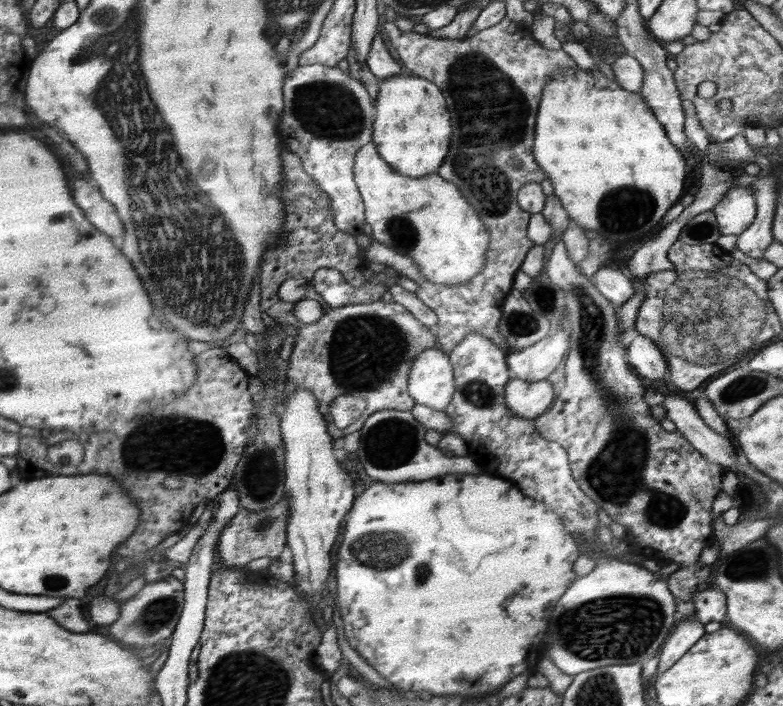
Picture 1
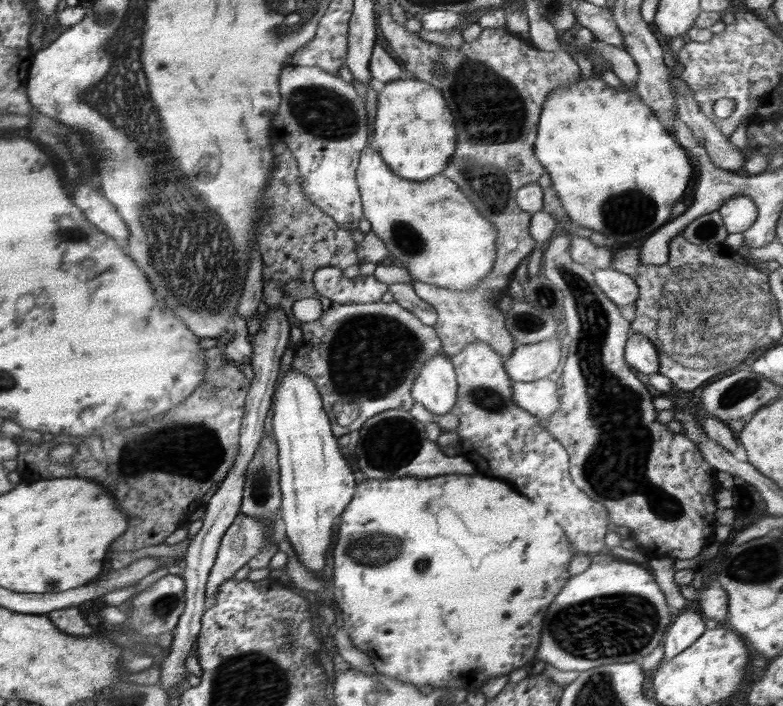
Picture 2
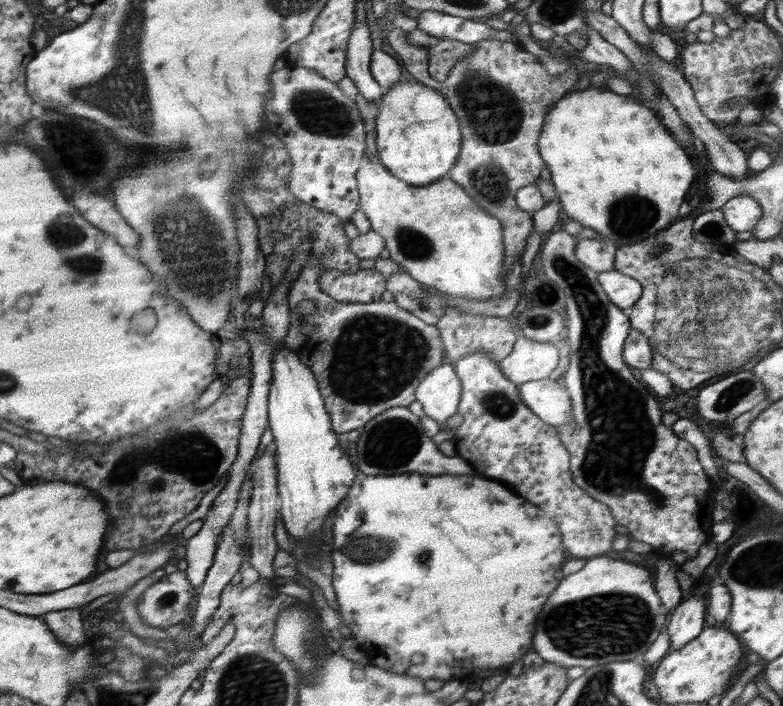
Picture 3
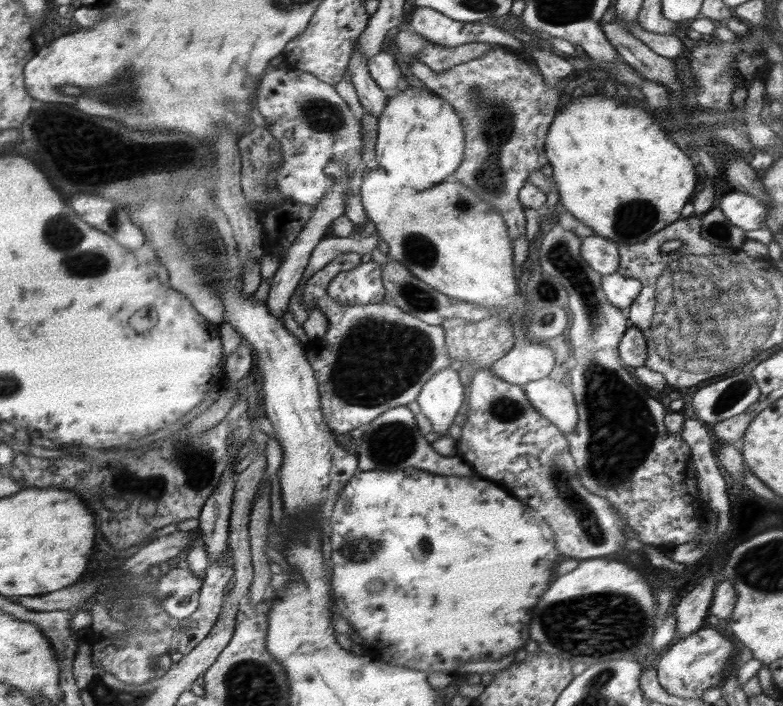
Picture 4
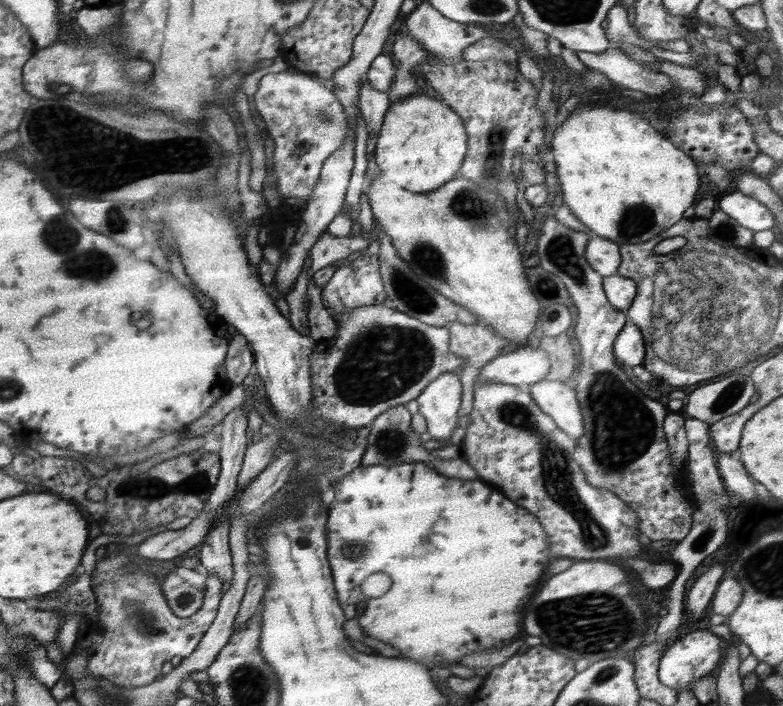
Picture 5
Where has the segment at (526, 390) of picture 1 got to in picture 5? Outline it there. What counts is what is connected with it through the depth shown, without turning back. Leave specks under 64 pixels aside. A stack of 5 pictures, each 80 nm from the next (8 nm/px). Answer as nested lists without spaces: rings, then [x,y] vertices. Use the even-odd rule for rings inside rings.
[[[544,378],[526,388],[532,395],[534,402],[540,407],[540,410],[554,419],[558,428],[564,430],[566,434],[570,434],[570,437],[574,438],[574,440],[583,435],[584,418],[582,417],[581,406],[576,391],[569,387],[566,382]]]

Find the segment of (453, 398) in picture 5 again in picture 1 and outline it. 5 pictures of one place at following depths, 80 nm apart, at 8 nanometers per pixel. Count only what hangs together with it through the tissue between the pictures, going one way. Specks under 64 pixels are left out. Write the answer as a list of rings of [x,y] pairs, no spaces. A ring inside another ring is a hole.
[[[439,347],[423,350],[412,363],[407,391],[417,404],[444,412],[455,391],[448,353]]]

